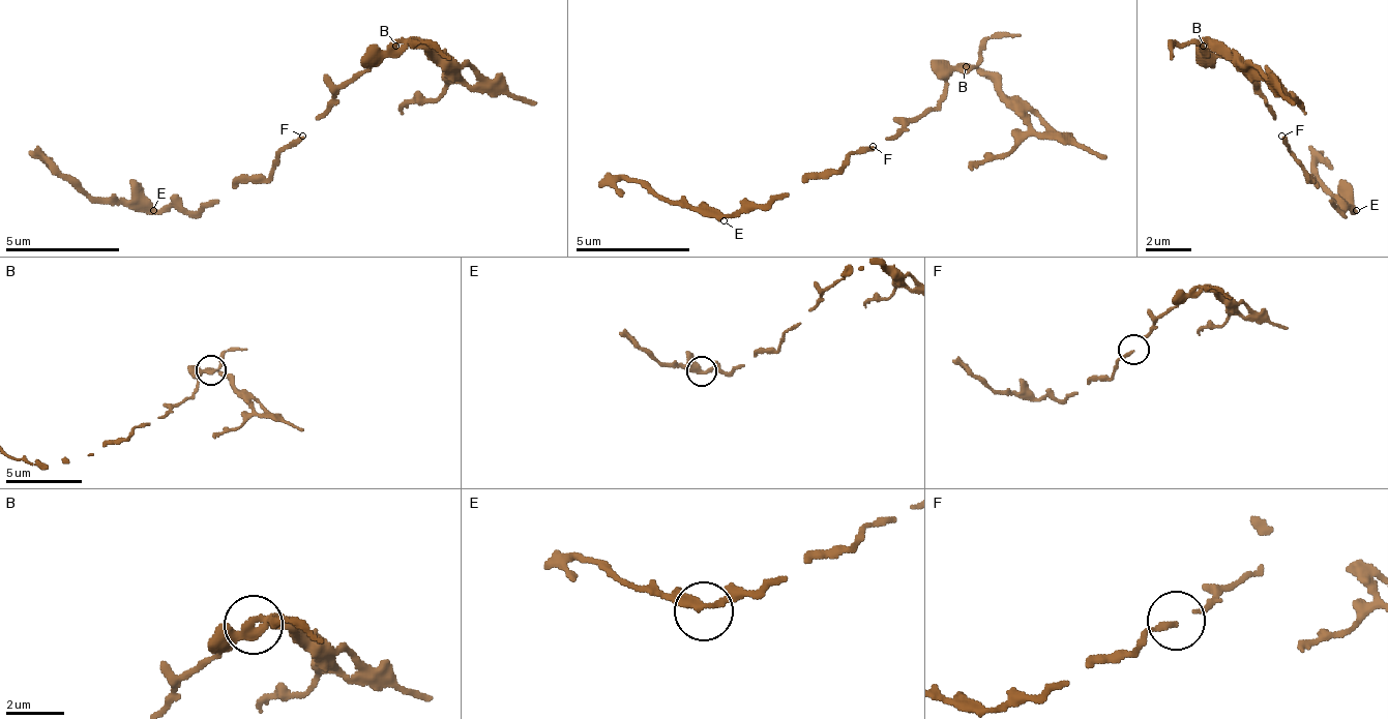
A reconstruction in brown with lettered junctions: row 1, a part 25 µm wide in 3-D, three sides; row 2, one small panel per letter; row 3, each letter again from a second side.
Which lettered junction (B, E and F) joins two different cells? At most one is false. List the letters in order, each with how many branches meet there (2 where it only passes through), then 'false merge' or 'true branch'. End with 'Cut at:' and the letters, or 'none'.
B: branches 3; false merge
E: branches 3; true branch
F: branches 2; true branch
Cut at: B

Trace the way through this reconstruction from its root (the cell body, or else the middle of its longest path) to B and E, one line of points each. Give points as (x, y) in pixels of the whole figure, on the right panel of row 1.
B: (1281, 136), (1275, 113), (1264, 101), (1264, 95), (1230, 61), (1213, 55), (1201, 43)
E: (1281, 136), (1288, 152), (1338, 210), (1356, 210)

